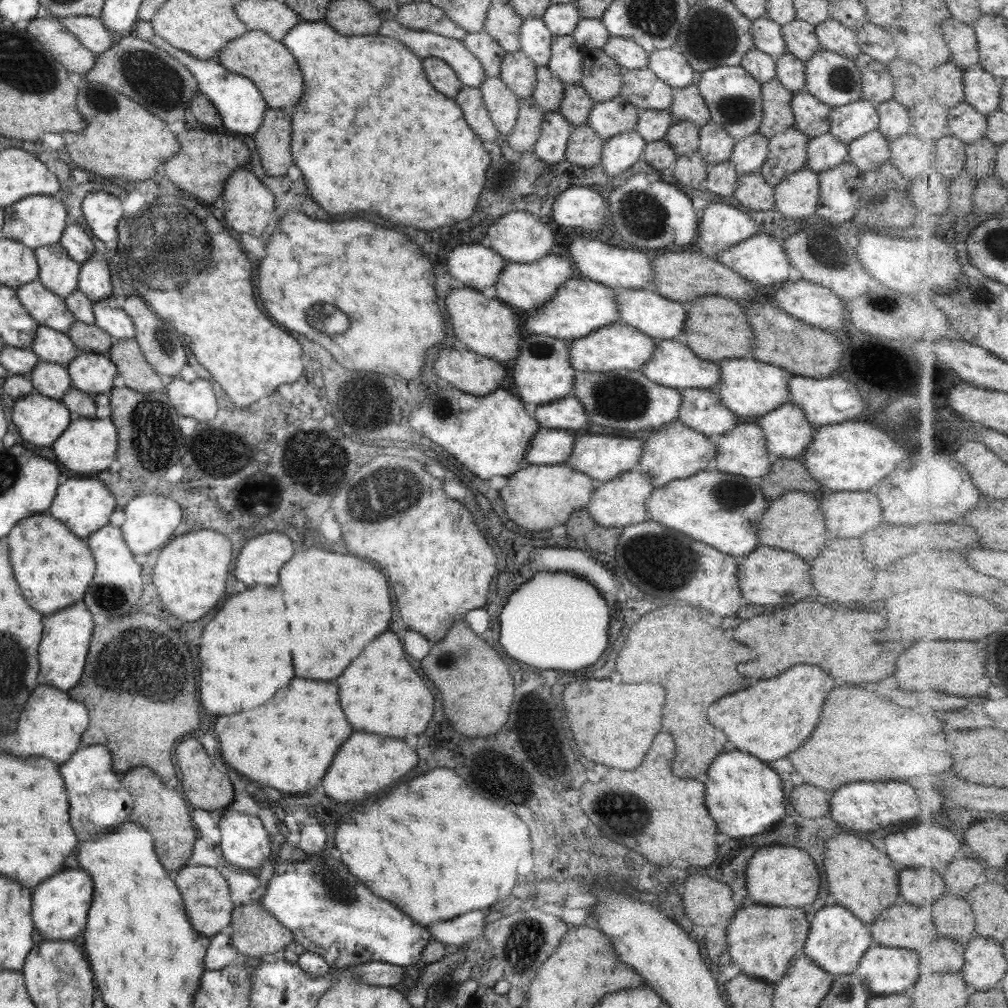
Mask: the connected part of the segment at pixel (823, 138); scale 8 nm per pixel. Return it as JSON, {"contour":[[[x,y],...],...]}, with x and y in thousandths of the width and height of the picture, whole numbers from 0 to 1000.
{"contour":[[[816,132],[803,137],[800,143],[799,167],[807,171],[822,169],[840,158],[840,144],[825,133]]]}

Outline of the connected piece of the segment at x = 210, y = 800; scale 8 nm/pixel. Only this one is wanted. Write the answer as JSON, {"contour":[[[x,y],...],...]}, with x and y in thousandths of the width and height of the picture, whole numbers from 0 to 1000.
{"contour":[[[188,732],[184,736],[180,736],[176,742],[174,742],[174,754],[178,767],[180,767],[180,777],[182,781],[182,787],[186,796],[191,798],[191,802],[199,802],[203,806],[210,806],[215,804],[227,804],[229,796],[231,796],[231,784],[229,784],[229,778],[225,774],[225,770],[221,770],[211,758],[209,754],[205,752],[205,748],[201,746],[201,742],[197,740],[197,736],[193,732]]]}

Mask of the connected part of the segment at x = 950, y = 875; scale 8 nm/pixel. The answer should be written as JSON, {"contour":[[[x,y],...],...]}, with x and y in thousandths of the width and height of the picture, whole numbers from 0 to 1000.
{"contour":[[[963,851],[947,853],[938,863],[938,875],[939,875],[941,883],[949,889],[961,887],[971,877],[973,869],[975,869],[975,857],[969,853],[963,853]]]}

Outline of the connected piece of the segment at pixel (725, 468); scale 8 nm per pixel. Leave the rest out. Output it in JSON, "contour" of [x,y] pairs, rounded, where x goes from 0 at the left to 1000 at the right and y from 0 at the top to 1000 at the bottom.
{"contour":[[[729,420],[727,426],[723,427],[722,430],[707,436],[711,449],[709,449],[706,465],[716,469],[733,471],[746,477],[759,473],[763,469],[767,454],[758,443],[758,436],[759,433],[750,420]]]}

